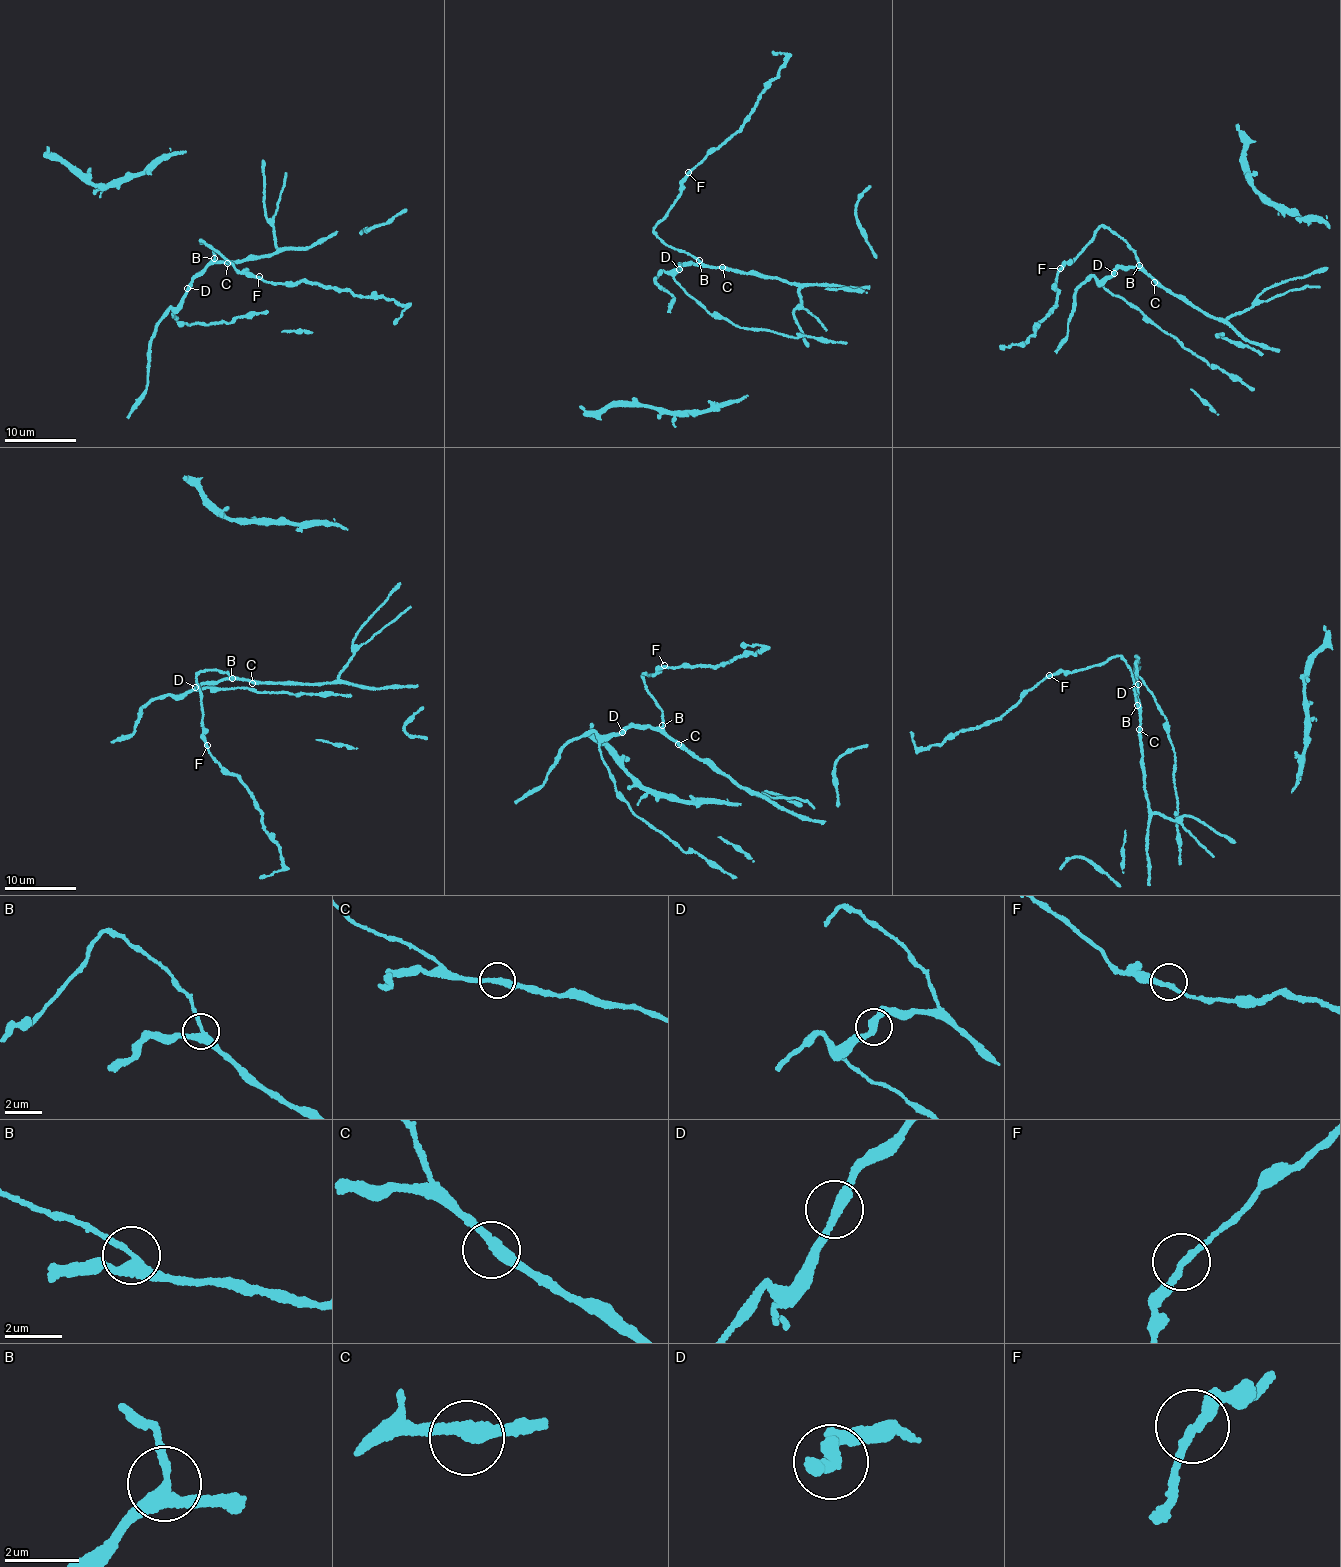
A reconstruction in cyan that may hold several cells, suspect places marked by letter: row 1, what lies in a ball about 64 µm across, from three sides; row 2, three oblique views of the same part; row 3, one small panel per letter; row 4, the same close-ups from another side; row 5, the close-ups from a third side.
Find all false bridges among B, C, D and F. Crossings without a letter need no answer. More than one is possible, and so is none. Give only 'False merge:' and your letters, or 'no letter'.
False merge: no letter

